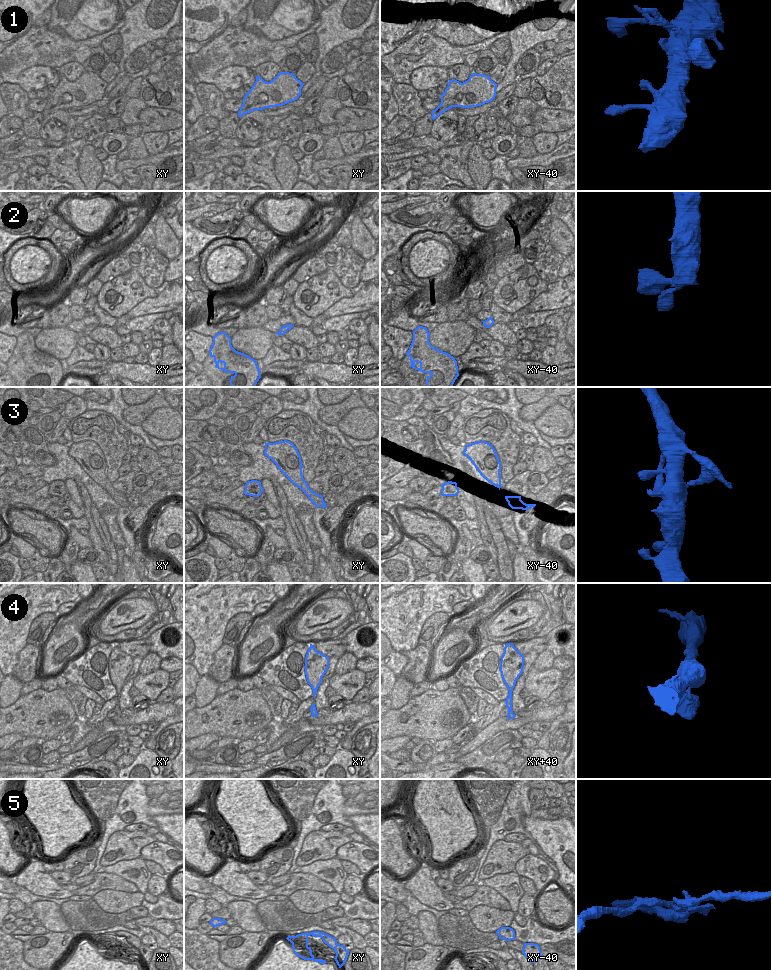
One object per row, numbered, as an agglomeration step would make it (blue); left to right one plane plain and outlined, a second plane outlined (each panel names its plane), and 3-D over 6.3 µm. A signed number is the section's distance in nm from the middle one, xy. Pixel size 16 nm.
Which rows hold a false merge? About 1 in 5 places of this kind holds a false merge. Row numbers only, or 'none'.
5

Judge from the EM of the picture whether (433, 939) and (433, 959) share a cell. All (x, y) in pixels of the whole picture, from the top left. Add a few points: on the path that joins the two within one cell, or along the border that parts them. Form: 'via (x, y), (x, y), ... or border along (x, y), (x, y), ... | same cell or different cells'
border along (424, 943), (442, 946) | different cells

